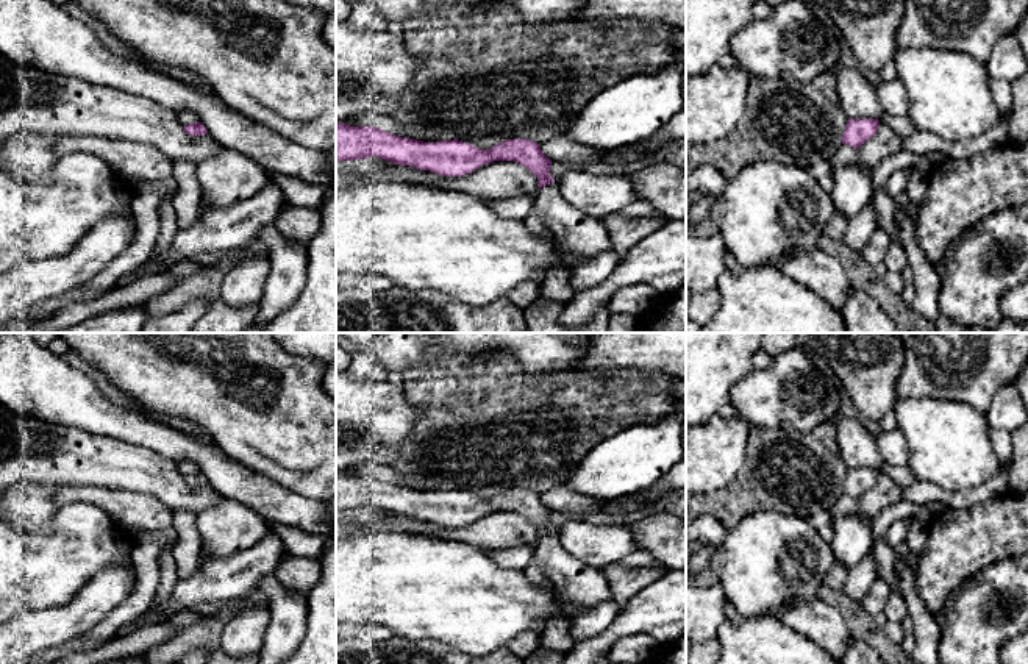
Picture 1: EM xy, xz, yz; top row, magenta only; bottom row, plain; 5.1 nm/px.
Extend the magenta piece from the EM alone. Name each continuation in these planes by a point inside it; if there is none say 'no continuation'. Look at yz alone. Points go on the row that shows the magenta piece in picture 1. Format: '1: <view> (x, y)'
no continuation

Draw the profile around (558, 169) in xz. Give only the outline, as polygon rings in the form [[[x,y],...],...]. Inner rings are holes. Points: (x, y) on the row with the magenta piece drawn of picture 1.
[[[551,161],[550,173],[555,180],[555,183],[559,183],[559,180],[564,177],[567,170],[586,170],[589,164],[567,164],[561,161]]]

